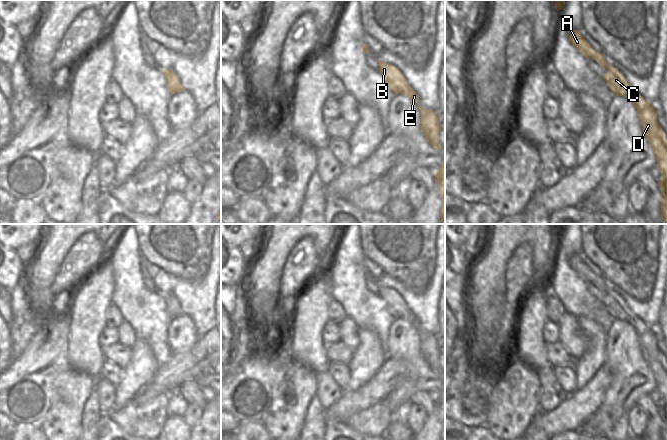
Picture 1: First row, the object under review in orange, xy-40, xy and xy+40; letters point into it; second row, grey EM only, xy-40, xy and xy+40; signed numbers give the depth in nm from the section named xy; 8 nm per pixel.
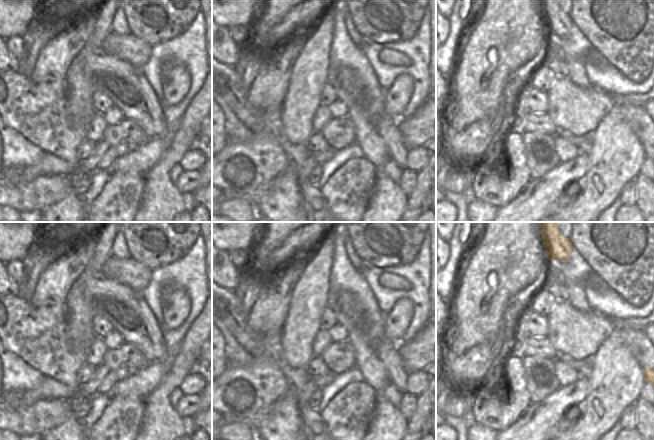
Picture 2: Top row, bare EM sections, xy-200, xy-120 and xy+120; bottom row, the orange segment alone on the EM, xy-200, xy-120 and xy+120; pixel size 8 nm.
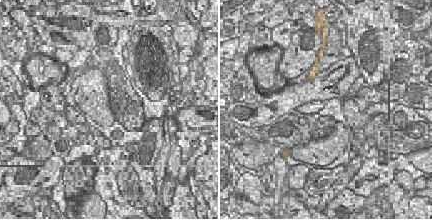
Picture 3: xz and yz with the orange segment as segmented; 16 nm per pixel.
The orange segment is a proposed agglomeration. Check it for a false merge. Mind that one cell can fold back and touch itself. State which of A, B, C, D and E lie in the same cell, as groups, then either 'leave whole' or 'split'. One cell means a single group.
A B C D E; leave whole

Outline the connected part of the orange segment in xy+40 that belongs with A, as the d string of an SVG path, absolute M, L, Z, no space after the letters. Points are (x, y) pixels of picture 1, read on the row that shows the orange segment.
M574 30L569 35L569 41L585 58L596 60L602 68L607 69L603 79L615 96L624 96L635 105L643 133L653 149L661 173L658 183L661 191L661 217L663 224L667 224L667 136L657 121L655 109L629 85L617 68L606 63L605 54L596 52L581 35L580 30Z

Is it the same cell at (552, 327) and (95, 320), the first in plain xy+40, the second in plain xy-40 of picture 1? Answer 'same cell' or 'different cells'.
different cells

